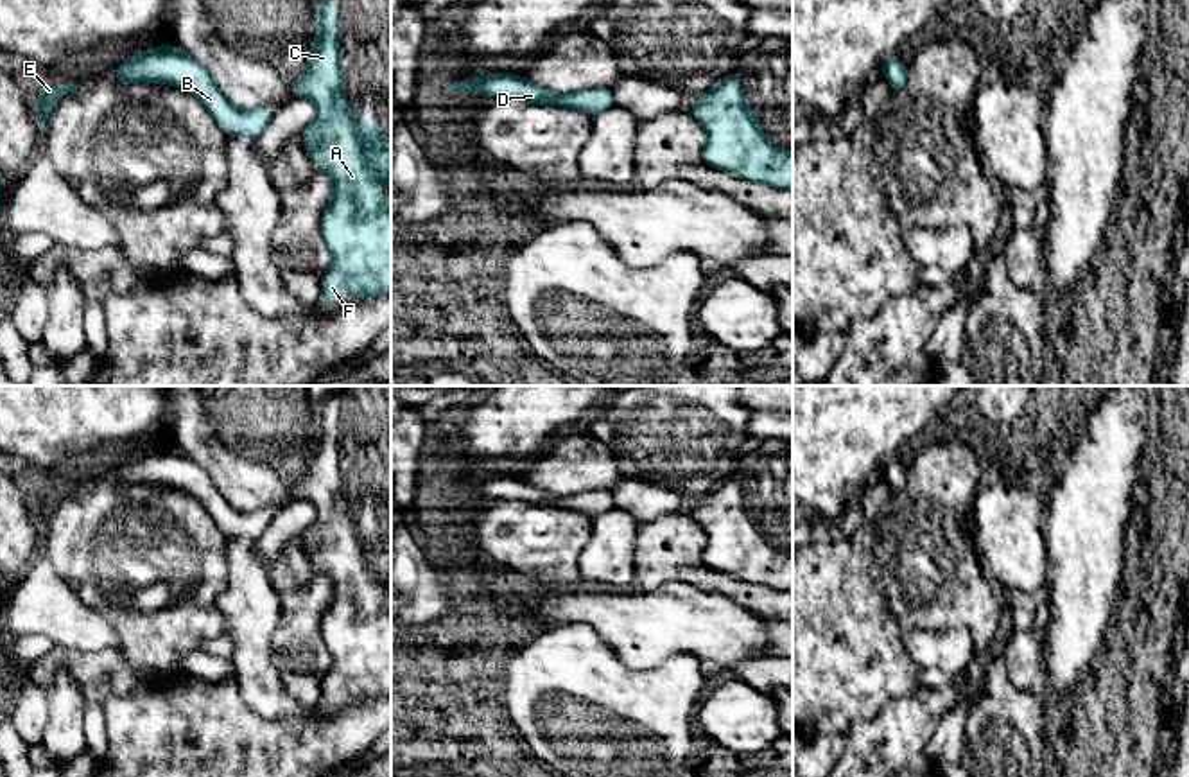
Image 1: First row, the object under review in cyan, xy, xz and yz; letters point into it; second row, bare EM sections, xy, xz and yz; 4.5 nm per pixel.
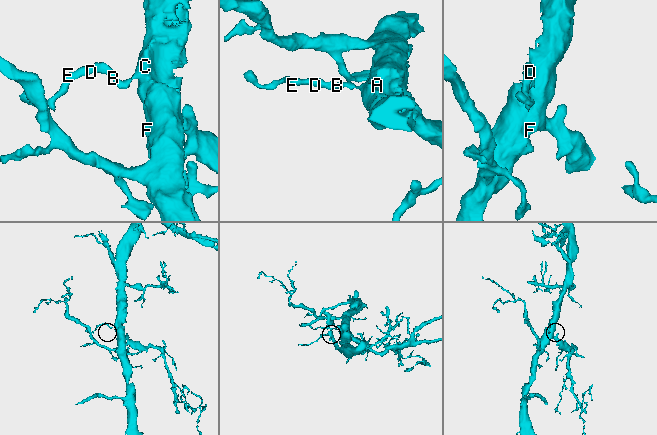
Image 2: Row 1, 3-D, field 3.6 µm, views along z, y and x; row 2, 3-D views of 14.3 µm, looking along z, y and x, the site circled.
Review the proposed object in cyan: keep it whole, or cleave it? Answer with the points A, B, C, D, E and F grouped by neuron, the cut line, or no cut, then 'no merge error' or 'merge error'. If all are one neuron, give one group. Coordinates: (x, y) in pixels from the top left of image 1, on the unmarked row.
A B C D E F | no cut | no merge error

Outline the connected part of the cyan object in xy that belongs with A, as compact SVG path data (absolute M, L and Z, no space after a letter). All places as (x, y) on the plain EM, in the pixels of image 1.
M332 393L316 407L319 431L314 436L305 474L291 485L294 501L316 506L314 522L301 540L307 558L332 581L332 601L321 619L321 637L332 664L321 682L317 707L339 703L348 693L353 700L391 698L391 607L371 596L368 587L377 583L391 590L391 542L344 506L344 472L337 447L337 397Z

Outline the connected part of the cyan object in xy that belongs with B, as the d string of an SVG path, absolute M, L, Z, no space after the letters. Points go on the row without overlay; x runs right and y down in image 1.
M170 445L161 450L147 450L133 461L115 467L115 470L120 488L133 485L163 485L188 492L204 506L224 537L258 542L274 515L273 508L237 511L222 497L208 472Z

